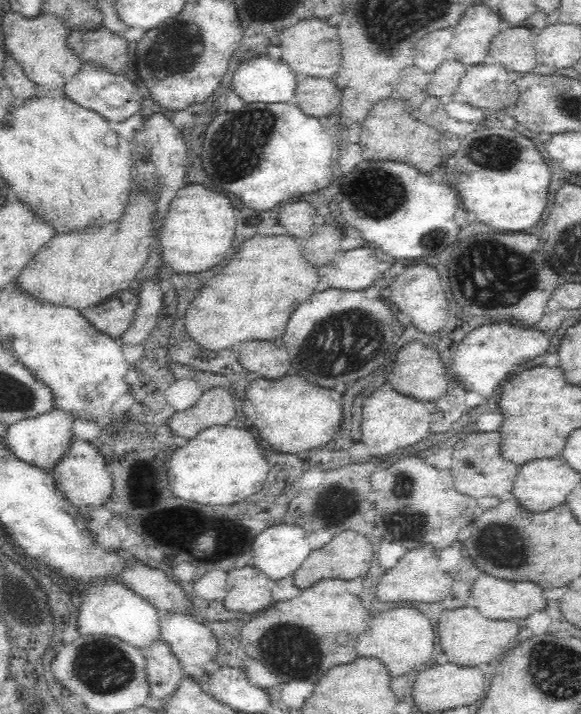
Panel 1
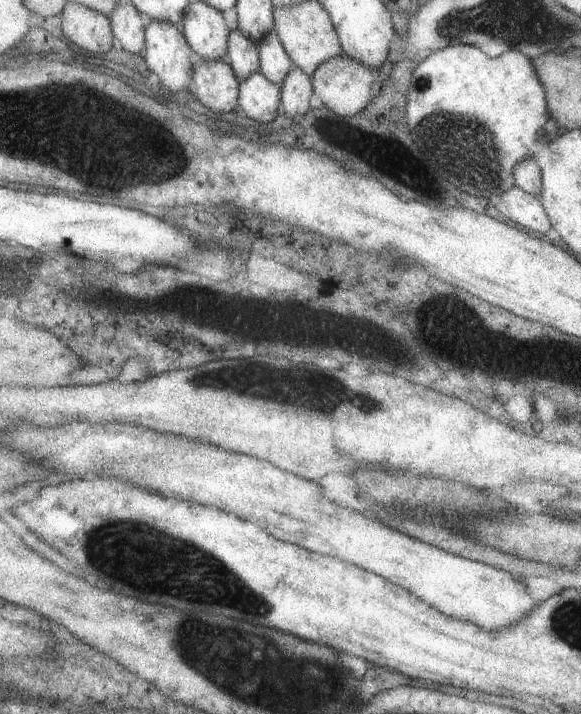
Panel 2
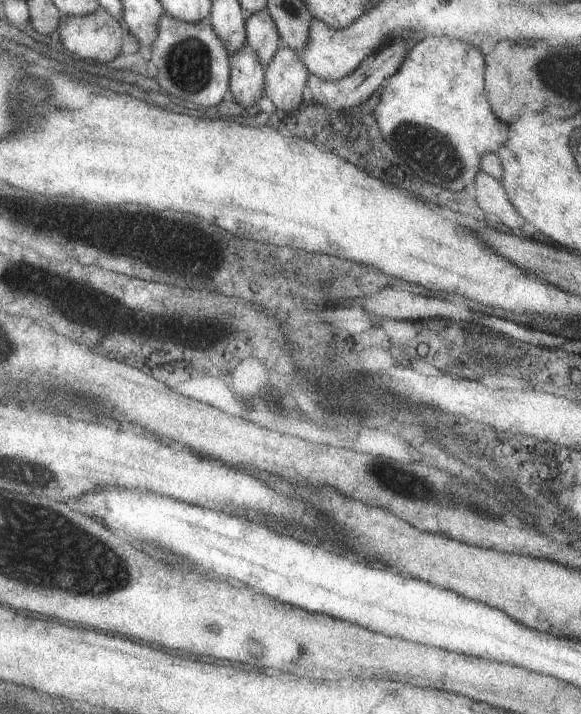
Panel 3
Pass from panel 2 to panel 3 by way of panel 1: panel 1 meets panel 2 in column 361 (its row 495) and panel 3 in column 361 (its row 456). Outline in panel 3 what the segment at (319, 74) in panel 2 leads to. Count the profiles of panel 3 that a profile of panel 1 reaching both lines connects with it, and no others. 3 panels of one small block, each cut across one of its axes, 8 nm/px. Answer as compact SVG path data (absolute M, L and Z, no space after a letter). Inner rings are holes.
M395 39L392 43L384 45L378 52L370 55L351 75L345 76L342 80L327 81L319 76L312 75L308 81L308 94L311 100L317 100L317 103L329 106L333 110L351 110L355 106L364 104L370 100L371 96L376 95L385 82L392 78L402 67L407 56L415 47L417 41L411 39Z

